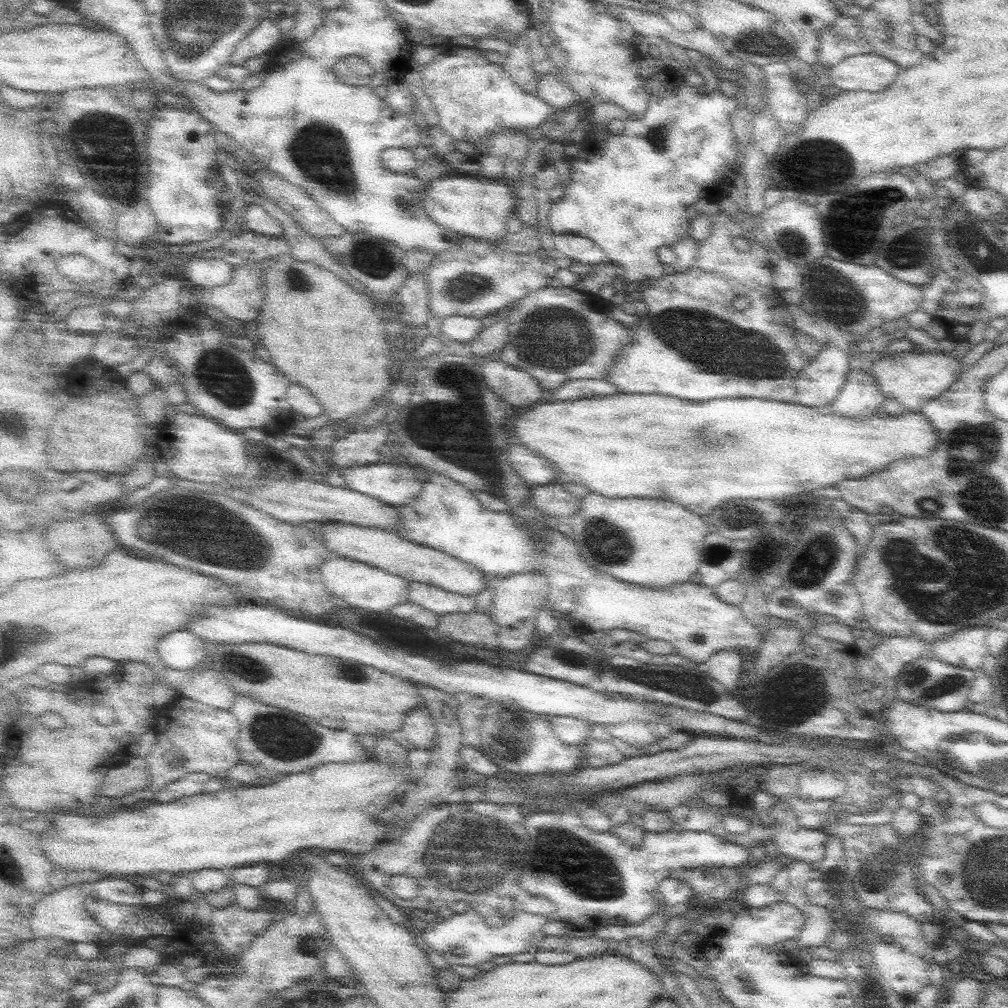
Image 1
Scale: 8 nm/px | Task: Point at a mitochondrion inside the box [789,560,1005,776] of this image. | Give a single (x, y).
(932, 686)

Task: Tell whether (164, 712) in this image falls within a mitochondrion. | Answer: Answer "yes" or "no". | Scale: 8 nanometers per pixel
no

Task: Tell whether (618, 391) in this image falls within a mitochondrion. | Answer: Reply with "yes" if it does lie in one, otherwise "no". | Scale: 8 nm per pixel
no

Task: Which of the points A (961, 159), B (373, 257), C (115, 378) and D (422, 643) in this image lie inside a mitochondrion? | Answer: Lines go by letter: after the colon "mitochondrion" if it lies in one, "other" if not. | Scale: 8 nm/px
A: other
B: mitochondrion
C: other
D: other

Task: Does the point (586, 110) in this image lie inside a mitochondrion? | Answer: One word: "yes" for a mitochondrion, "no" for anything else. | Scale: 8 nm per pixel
no

